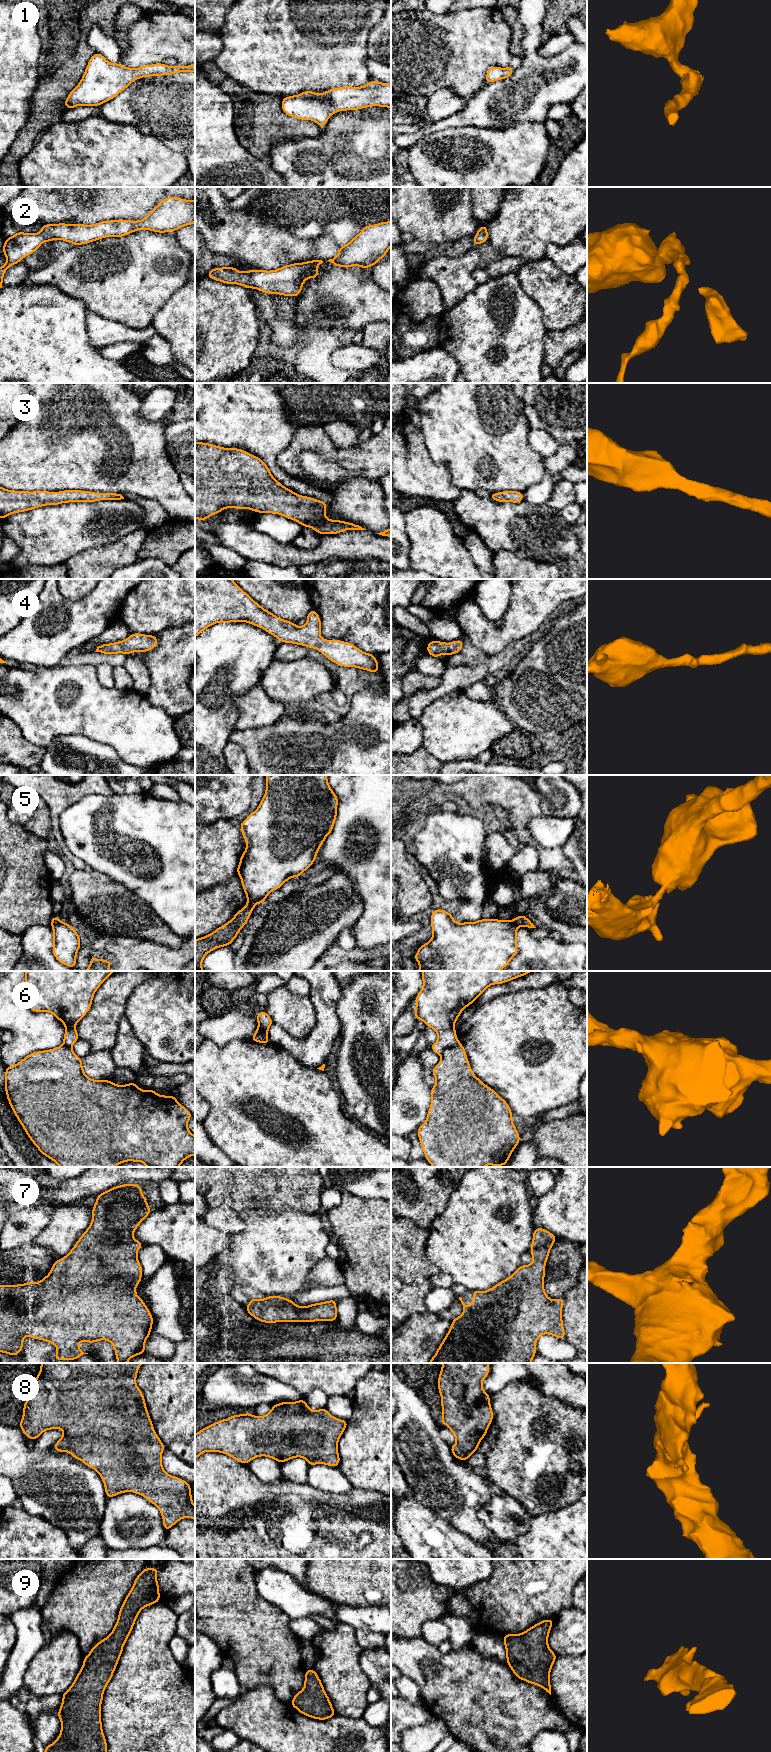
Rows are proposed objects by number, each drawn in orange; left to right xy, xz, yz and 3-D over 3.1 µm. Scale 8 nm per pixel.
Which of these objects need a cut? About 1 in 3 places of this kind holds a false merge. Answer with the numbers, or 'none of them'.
5, 6

